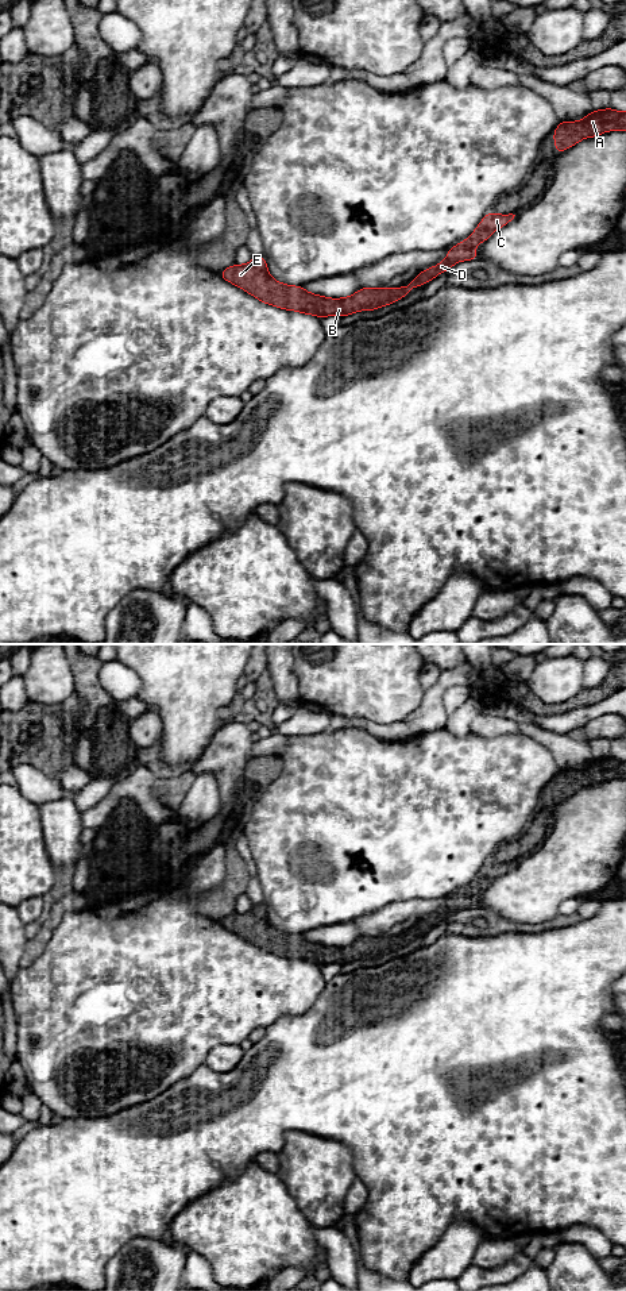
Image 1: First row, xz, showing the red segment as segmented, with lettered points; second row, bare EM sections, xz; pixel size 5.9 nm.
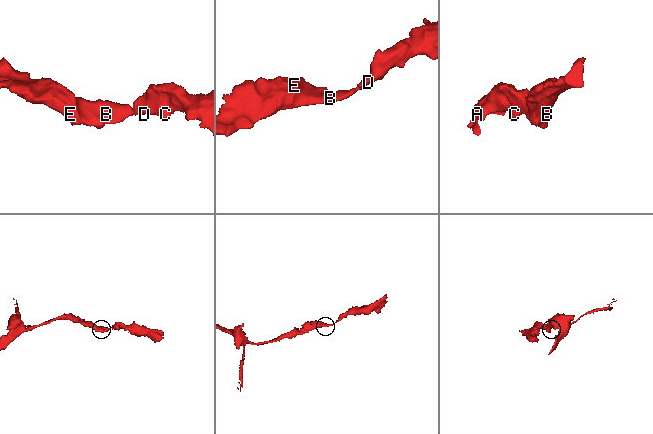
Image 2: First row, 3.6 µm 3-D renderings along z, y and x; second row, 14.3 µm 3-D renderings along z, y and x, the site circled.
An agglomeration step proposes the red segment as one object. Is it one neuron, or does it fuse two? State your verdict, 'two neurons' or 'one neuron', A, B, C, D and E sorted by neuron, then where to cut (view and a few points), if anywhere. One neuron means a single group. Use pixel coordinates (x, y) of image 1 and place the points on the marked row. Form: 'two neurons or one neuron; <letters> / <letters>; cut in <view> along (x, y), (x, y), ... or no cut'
one neuron; A B C D E; no cut

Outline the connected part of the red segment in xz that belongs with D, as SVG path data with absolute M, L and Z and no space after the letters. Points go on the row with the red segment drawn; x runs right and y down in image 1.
M490 212L479 223L478 228L468 236L449 248L447 258L422 273L403 288L362 288L355 294L344 298L328 298L324 296L309 293L304 286L285 285L275 281L268 270L263 255L254 257L246 265L232 265L219 274L228 282L241 288L247 293L264 304L277 308L297 311L300 313L314 315L320 319L336 315L347 316L358 311L374 311L376 308L393 304L405 297L413 288L422 286L432 281L440 273L449 270L460 261L472 261L478 258L478 251L474 248L478 243L486 242L495 230L506 226L515 215L498 215Z

